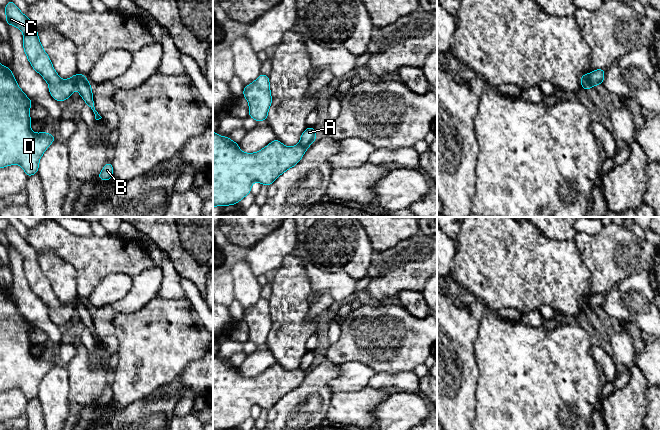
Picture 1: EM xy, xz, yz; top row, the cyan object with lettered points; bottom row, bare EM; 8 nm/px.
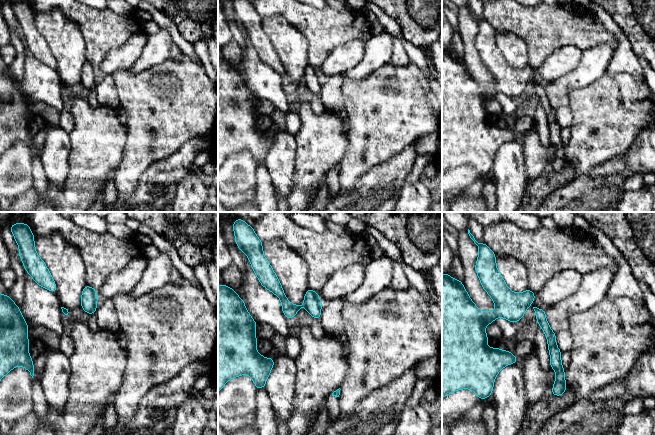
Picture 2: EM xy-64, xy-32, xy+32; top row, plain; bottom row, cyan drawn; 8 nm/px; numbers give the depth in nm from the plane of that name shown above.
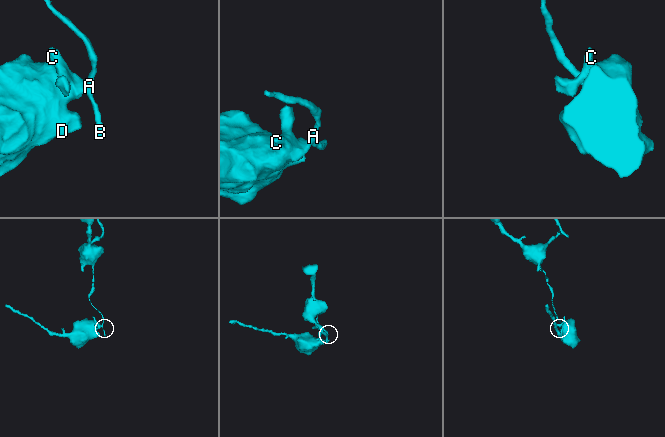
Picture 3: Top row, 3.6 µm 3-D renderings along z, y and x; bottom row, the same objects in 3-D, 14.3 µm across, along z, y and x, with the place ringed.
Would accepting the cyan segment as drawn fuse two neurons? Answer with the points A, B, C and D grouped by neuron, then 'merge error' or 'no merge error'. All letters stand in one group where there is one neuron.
groups A B / C D; merge error

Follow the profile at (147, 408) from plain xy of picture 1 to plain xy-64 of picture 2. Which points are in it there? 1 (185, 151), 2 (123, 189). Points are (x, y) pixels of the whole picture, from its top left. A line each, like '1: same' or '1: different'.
1: same
2: different

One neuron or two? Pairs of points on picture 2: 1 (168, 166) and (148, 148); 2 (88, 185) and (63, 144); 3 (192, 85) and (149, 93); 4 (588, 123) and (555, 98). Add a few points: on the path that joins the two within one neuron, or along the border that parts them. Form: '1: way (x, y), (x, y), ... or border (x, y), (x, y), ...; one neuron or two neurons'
1: border (180, 146), (166, 157), (154, 161), (142, 174); two neurons
2: border (69, 134), (69, 168), (66, 176); two neurons
3: way (181, 93), (160, 93); one neuron
4: border (583, 86), (571, 92), (567, 104); two neurons

